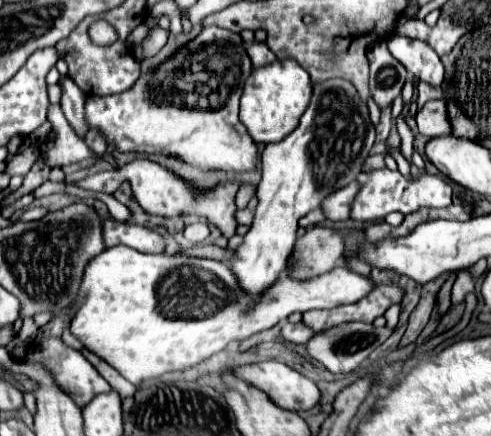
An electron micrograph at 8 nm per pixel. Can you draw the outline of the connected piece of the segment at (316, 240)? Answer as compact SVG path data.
M312 227L308 235L298 237L288 261L288 279L312 279L324 275L338 265L344 251L339 230L331 227Z

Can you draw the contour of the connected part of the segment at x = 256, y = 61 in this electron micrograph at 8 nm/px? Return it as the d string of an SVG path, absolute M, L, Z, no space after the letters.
M254 41L246 51L248 51L254 67L262 67L264 63L272 63L272 59L276 59L276 57L272 55L272 51L266 47L266 43Z

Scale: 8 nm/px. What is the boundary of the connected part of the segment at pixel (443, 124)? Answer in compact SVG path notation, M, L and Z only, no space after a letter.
M428 101L418 113L416 113L418 131L426 137L438 137L448 133L448 115L444 101Z

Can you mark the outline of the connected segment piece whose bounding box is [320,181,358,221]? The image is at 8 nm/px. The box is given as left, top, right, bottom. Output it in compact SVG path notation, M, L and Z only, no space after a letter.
M354 181L354 183L350 183L348 187L342 187L340 191L334 191L332 195L328 195L328 197L320 203L322 213L326 215L326 219L328 219L328 221L346 221L356 191L358 191L358 187L356 187L356 181Z

